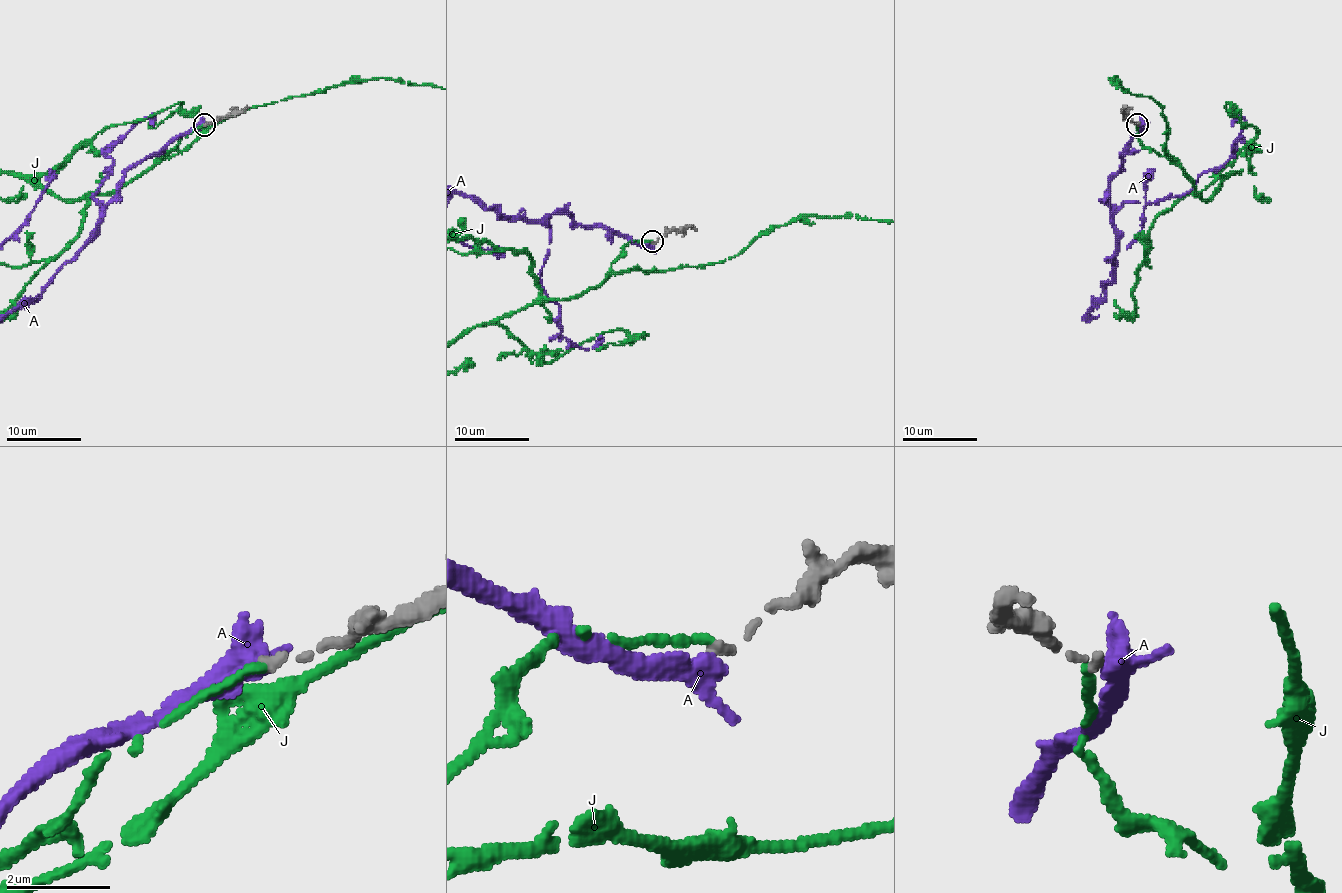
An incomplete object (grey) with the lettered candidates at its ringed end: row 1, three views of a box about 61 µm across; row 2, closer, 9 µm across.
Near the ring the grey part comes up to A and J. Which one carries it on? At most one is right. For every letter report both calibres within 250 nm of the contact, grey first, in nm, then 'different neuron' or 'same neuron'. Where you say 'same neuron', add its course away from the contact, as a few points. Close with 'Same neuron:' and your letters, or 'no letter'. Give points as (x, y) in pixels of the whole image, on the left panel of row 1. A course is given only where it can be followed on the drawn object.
A: calibres 150 and 400 nm; different neuron
J: calibres 150 and 160 nm; same neuron
Same neuron: J

